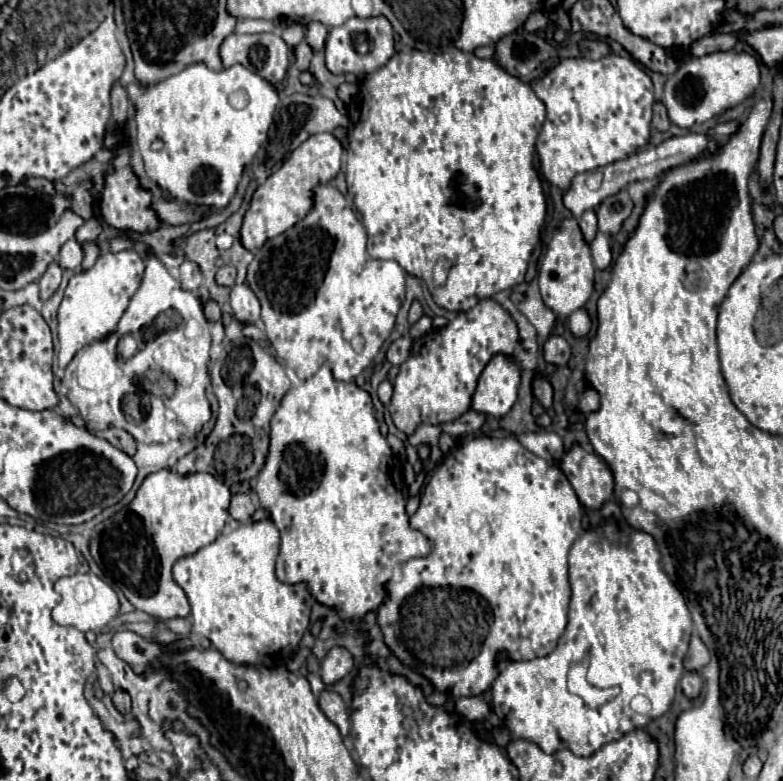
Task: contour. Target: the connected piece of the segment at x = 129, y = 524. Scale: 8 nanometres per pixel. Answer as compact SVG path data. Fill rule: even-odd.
M159 470L155 474L149 474L129 506L109 508L101 514L101 522L95 524L91 536L91 554L99 568L105 572L105 576L109 574L111 582L137 610L143 610L145 614L159 620L185 618L191 612L189 600L185 592L173 582L171 568L179 558L195 554L199 548L211 544L219 536L229 516L229 498L231 492L224 481L205 472L179 476L173 470Z

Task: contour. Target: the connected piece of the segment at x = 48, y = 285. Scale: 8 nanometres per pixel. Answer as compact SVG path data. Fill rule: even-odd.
M53 262L53 264L45 270L45 274L43 274L41 280L39 280L39 288L41 288L41 298L43 298L43 300L47 300L47 298L51 298L51 296L55 294L55 290L57 290L59 284L61 284L61 274L63 274L63 268L59 266L59 262Z

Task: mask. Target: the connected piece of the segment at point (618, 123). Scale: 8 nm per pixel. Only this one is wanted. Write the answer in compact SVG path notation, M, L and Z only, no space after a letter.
M567 58L533 82L533 92L547 106L547 120L537 138L541 172L561 190L569 188L575 174L623 160L649 140L653 82L629 58Z

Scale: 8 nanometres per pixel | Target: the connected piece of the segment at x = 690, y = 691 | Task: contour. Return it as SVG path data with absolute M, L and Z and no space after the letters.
M685 672L681 678L681 688L687 698L697 698L703 686L703 678L699 672Z

